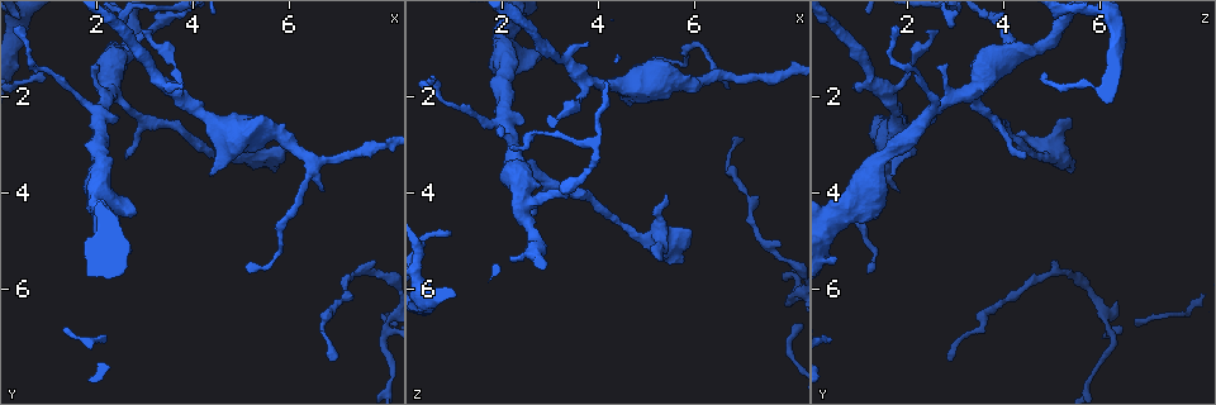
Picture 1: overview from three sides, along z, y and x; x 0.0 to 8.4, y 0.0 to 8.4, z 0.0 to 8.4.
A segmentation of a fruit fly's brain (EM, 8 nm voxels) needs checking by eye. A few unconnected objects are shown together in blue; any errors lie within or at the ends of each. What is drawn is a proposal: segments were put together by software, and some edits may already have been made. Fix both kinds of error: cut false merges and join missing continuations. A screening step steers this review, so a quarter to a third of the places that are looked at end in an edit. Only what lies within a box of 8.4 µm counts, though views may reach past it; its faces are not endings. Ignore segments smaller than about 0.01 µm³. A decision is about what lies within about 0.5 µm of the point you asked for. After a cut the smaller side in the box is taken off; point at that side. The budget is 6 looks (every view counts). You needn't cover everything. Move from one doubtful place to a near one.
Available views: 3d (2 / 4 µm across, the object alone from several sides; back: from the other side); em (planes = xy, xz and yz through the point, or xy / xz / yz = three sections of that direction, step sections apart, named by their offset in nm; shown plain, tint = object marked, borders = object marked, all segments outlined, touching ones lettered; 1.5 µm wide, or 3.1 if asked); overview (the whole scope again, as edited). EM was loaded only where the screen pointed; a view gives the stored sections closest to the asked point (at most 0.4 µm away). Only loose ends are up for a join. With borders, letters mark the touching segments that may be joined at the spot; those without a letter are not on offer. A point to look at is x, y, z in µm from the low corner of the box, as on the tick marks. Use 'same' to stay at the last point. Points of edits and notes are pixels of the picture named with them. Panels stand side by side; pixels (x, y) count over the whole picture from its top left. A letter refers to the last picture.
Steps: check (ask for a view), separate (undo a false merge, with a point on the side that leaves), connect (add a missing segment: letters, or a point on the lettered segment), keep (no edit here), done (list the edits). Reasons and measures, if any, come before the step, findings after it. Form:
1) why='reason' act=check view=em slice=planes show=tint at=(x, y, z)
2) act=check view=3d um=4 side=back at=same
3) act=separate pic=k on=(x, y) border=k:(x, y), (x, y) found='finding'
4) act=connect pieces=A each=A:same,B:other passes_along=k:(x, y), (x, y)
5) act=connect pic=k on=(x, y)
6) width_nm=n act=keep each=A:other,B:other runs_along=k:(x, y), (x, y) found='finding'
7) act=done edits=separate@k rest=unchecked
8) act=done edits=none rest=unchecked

why='branch stops here' act=check view=3d um=4 side=back at=(2.65, 3.25, 4.45)

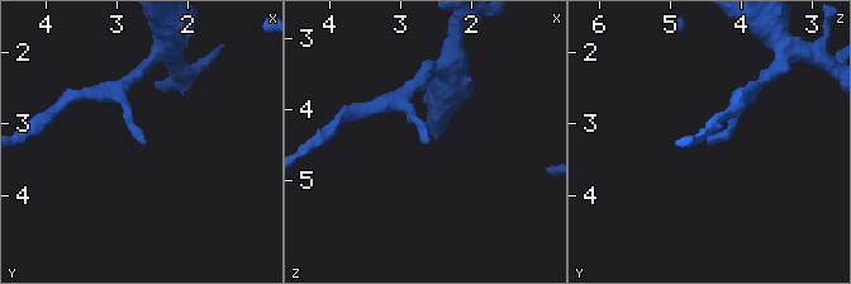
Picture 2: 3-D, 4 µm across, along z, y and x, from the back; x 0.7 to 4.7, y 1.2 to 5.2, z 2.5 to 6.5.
act=check view=em slice=planes show=plain at=(2.60, 3.25, 4.45)

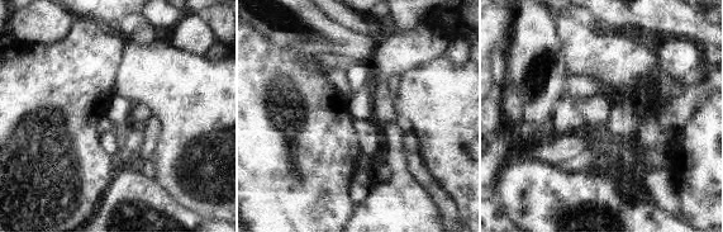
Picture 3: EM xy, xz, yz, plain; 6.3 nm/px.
act=check view=em slice=planes show=borders at=same

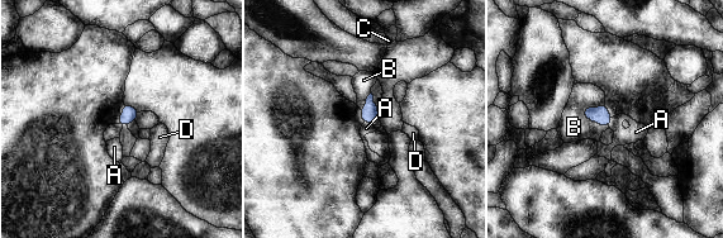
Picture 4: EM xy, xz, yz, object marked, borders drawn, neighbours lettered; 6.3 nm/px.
width_nm=100 longest_contact=B:200nm act=keep each=A:other,B:other,C:other,D:other found='no lettered segment goes on from it'

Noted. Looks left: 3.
why='thin end' act=check view=em slice=planes show=borders at=(0.95, 1.65, 4.80)

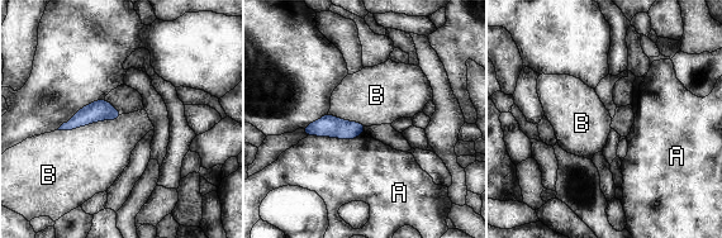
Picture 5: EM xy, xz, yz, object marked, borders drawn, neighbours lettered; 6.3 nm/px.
width_nm=130 act=keep each=A:other,B:other border=5:(123, 114), (114, 120), (57, 131) found='no lettered segment goes on from it'

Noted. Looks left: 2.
why='free end' act=check view=em slice=yz step=8 show=borders at=(6.75, 3.95, 1.85)

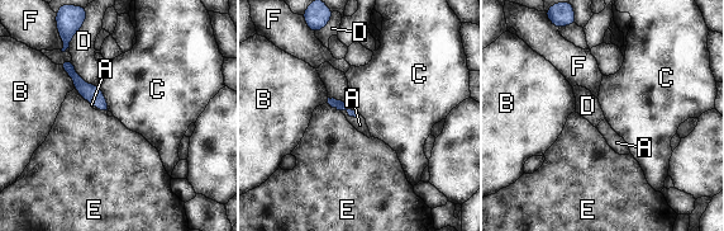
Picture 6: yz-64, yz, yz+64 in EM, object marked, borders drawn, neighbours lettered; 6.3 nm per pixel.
act=connect pieces=A each=A:same,B:other,C:other,D:other,E:other,F:other passes_along=6:(337, 104), (351, 116), (360, 125) found='the neuron continues'

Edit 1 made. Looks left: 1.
act=done edits=connect@6 rest=unchecked

